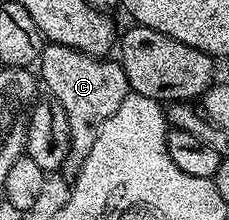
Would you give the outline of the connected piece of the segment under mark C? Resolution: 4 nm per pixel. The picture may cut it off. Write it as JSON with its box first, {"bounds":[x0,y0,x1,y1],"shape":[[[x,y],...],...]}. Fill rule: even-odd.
{"bounds":[36,43,131,175],"shape":[[[53,43],[43,46],[41,57],[36,62],[36,73],[45,92],[47,89],[49,96],[64,107],[64,115],[68,115],[70,150],[64,169],[70,175],[77,174],[84,159],[88,159],[88,151],[92,151],[92,143],[96,143],[100,127],[104,127],[109,117],[116,115],[120,103],[124,103],[131,92],[128,79],[117,60],[93,57],[72,47]]]}

